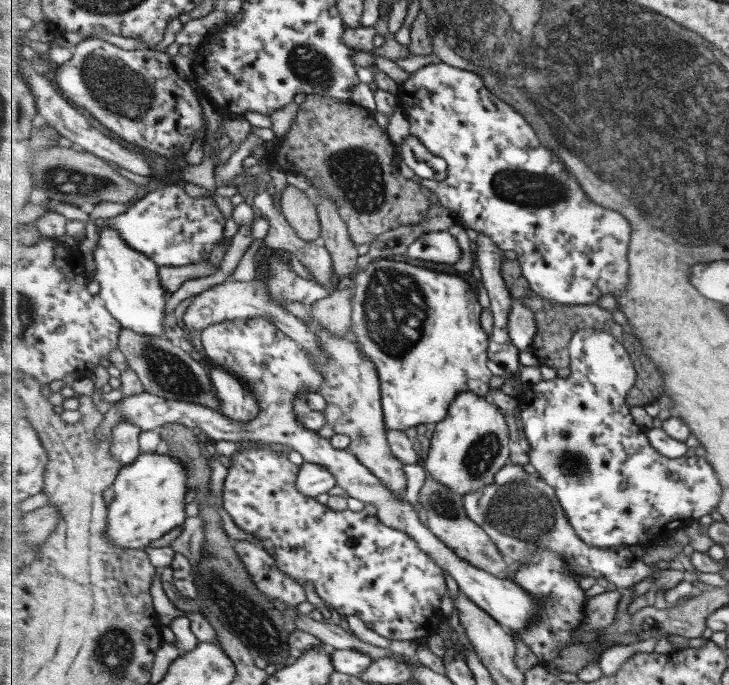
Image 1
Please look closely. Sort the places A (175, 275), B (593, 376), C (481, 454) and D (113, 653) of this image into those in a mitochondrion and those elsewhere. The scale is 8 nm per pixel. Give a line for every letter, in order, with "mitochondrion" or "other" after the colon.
A: other
B: other
C: mitochondrion
D: mitochondrion

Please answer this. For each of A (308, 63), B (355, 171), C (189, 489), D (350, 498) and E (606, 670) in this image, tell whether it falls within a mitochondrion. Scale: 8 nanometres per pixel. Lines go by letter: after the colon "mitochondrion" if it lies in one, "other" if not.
A: mitochondrion
B: mitochondrion
C: other
D: other
E: other

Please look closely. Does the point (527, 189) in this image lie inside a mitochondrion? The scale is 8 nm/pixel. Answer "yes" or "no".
yes

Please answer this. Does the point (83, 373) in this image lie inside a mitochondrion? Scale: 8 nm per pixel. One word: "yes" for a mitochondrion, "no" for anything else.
no

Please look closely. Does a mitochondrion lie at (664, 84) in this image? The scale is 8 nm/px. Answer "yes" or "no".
yes

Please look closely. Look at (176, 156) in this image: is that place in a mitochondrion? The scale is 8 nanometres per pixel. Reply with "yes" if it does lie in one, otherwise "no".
no

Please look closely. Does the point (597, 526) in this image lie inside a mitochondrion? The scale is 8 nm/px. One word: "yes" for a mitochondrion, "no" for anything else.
no

